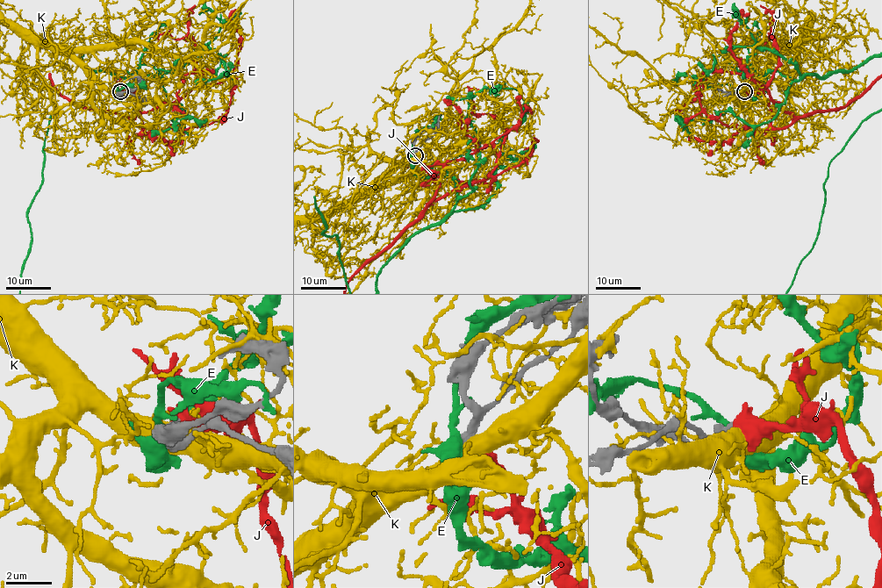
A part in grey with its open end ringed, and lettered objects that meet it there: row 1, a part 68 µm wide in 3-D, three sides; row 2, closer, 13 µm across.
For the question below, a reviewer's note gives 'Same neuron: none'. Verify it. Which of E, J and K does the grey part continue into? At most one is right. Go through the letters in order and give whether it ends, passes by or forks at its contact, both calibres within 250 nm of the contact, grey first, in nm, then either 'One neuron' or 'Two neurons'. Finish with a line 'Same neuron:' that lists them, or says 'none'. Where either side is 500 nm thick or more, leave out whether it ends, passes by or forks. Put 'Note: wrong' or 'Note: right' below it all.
E: It passes by. Thickness 480 nm (grey) against 360 nm. Two neurons
J: Thickness 480 nm (grey) against 600 nm. One neuron
K: Thickness 500 nm (grey) against 850 nm. Two neurons
Same neuron: J
Note: wrong

